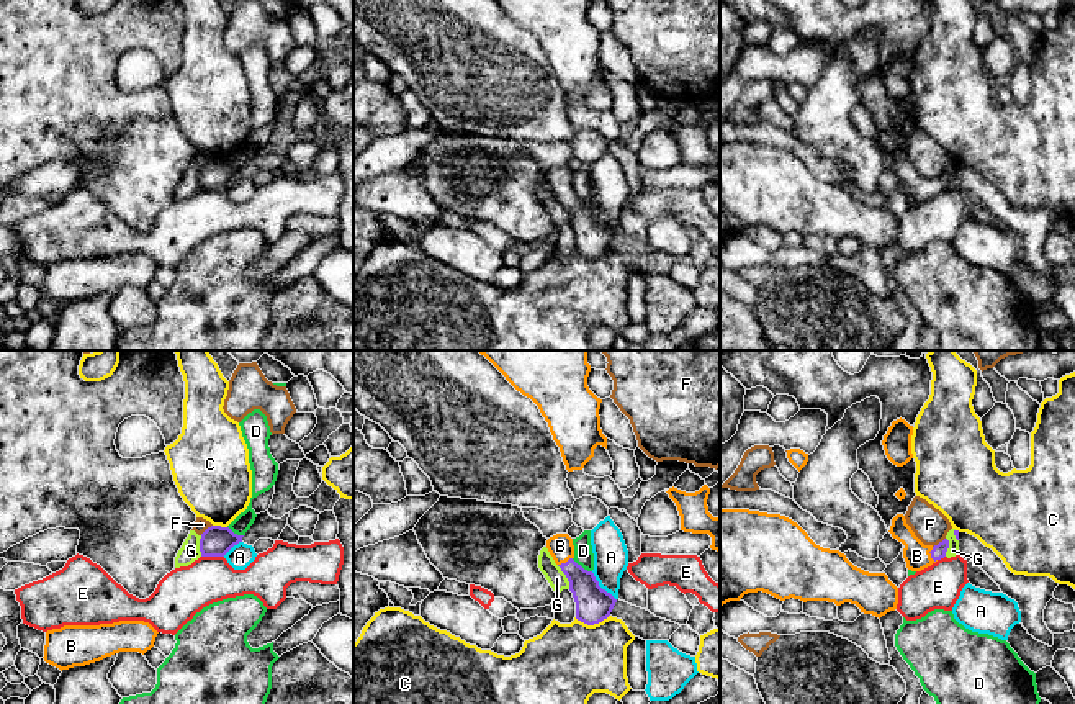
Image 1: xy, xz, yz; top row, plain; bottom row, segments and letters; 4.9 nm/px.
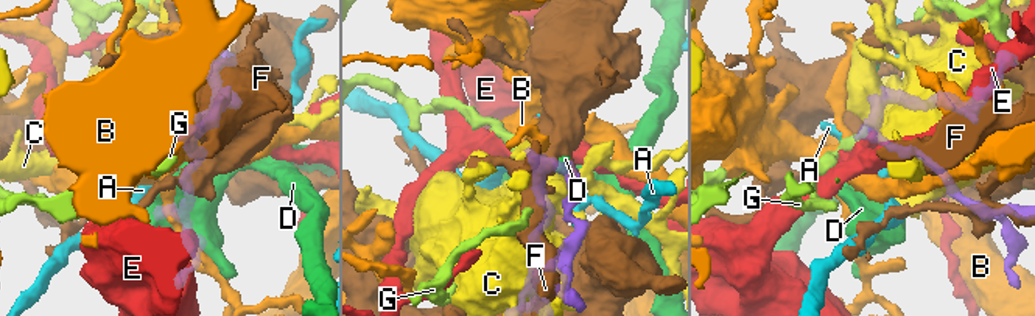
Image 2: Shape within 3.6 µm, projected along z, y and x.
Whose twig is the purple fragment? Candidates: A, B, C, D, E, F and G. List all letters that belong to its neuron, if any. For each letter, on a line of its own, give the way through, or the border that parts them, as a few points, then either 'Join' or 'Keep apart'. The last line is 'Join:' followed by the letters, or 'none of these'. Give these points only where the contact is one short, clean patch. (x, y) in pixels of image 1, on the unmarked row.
A: Boundary: xz (591, 205), (598, 216), (616, 233). Keep apart
B: Path across: yz (938, 185), (931, 189), (917, 189). Join
C: Keep apart
D: Boundary: xz (571, 192), (591, 205). Keep apart
E: Boundary: xy (202, 189), (223, 190). Keep apart
F: Keep apart
G: Boundary: xz (557, 198), (570, 221). Keep apart
Join: B

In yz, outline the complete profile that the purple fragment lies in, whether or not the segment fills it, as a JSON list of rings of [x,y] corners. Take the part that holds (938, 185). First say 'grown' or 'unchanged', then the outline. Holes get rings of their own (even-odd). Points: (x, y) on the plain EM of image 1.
grown; [[[897,147],[892,152],[890,164],[893,172],[902,175],[905,178],[903,182],[903,192],[906,195],[906,201],[911,205],[921,205],[938,193],[946,190],[946,185],[949,182],[949,174],[944,172],[938,178],[924,178],[911,164],[911,160],[906,157],[906,152],[903,147]]]

